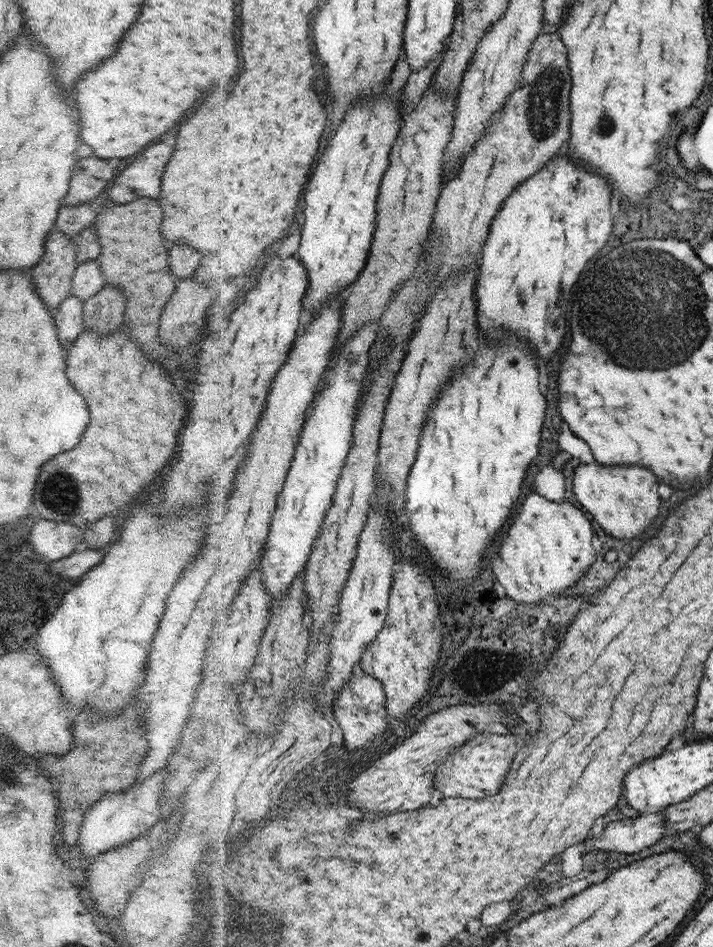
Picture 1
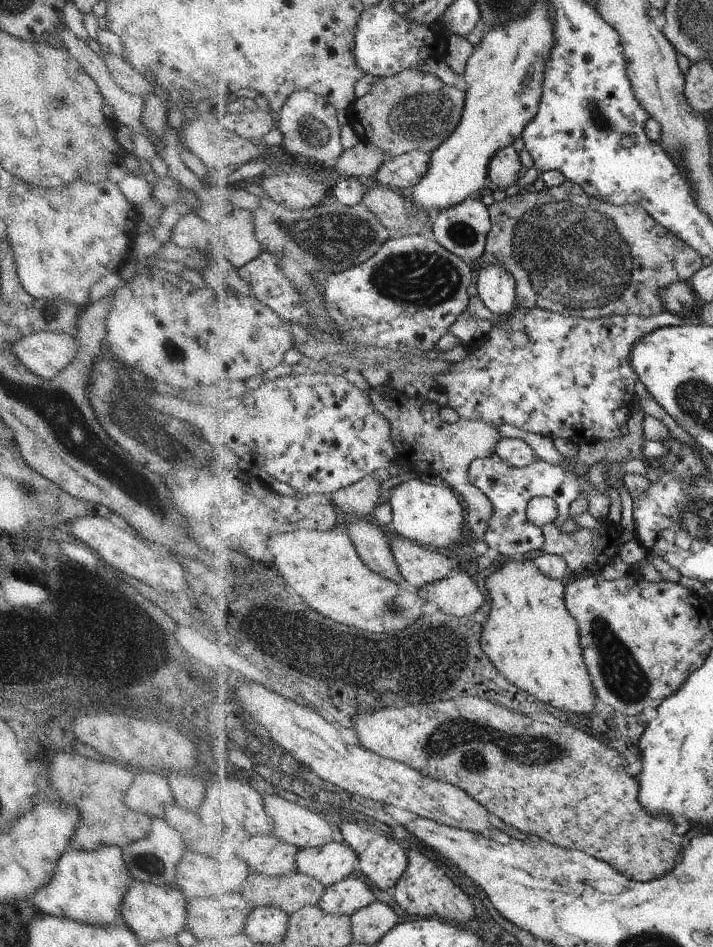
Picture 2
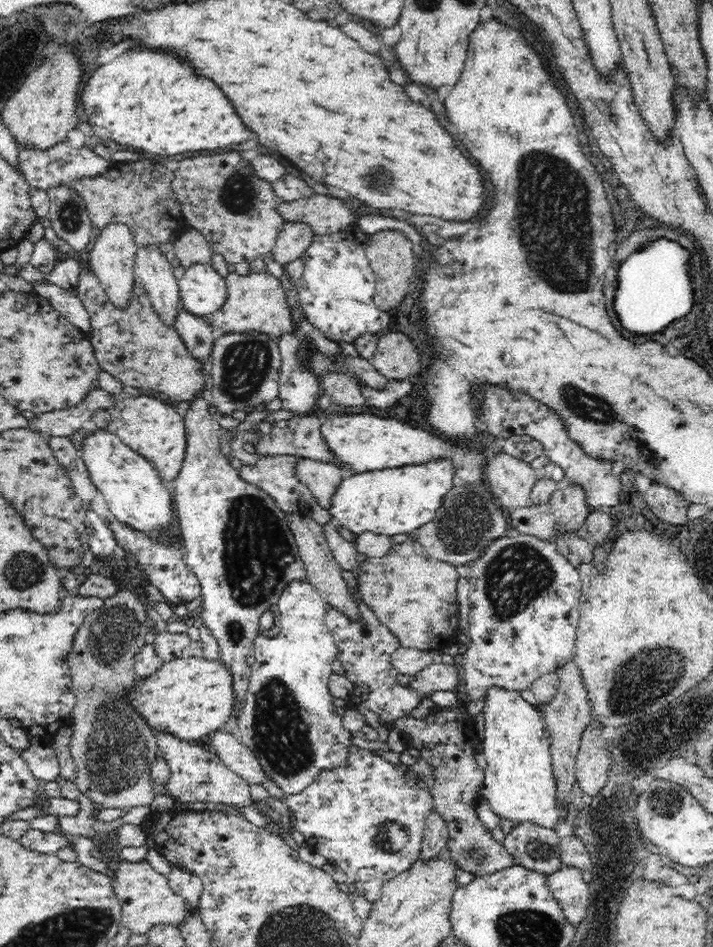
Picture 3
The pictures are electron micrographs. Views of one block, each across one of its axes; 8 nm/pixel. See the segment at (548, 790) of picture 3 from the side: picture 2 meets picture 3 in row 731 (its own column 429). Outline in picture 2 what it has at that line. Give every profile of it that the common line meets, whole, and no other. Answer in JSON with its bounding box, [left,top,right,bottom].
[387,479,464,551]

